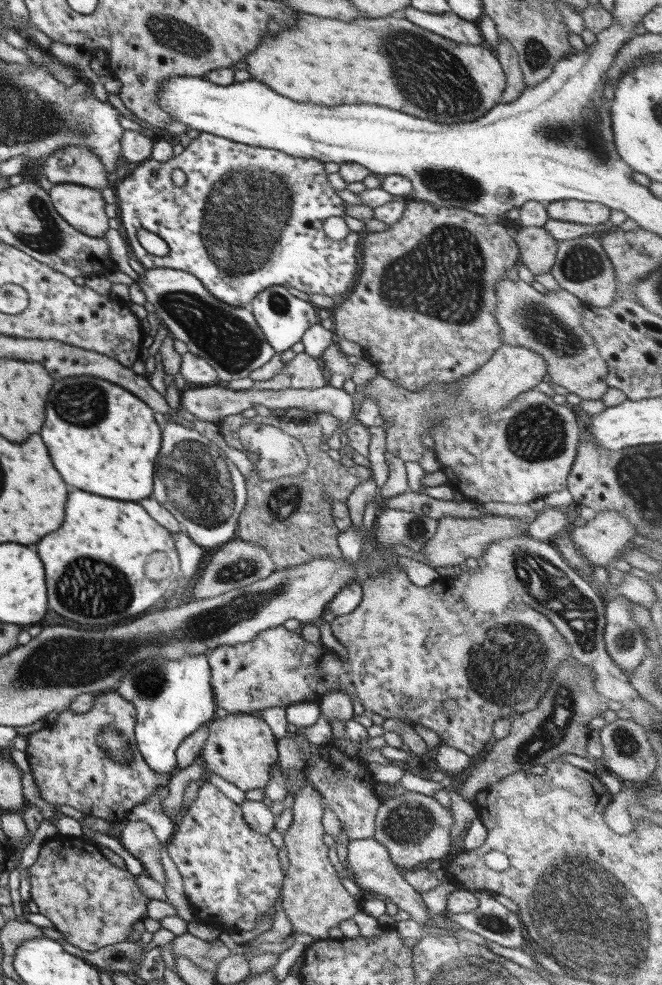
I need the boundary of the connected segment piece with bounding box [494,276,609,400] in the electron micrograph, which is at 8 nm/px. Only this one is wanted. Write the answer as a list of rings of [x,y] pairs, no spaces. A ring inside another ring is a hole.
[[[504,276],[496,283],[496,323],[501,330],[501,342],[529,348],[544,357],[552,383],[563,386],[584,400],[601,400],[609,389],[609,367],[601,355],[593,336],[582,328],[586,304],[575,294],[564,290],[550,290],[543,294],[530,283]]]

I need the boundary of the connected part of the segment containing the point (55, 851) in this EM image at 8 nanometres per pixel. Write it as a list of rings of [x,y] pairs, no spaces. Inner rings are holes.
[[[56,836],[49,840],[46,840],[39,850],[38,858],[29,868],[30,871],[30,883],[31,883],[31,900],[35,902],[39,908],[39,912],[44,917],[50,919],[54,928],[60,931],[64,941],[68,941],[70,944],[76,946],[80,950],[86,952],[96,952],[104,946],[110,946],[111,944],[118,944],[119,942],[127,941],[128,935],[132,932],[132,927],[136,922],[143,921],[146,917],[146,906],[150,902],[151,898],[144,894],[144,891],[140,888],[137,878],[132,875],[128,869],[124,870],[117,865],[112,864],[104,854],[98,849],[98,845],[91,842],[87,837],[62,837]]]

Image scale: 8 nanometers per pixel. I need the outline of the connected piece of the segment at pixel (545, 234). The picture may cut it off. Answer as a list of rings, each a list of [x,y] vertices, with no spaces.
[[[544,227],[508,228],[519,249],[519,264],[528,266],[534,274],[551,272],[559,242]]]

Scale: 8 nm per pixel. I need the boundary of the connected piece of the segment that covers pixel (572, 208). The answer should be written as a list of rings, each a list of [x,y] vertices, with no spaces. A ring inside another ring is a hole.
[[[564,200],[546,204],[549,219],[596,226],[609,221],[610,209],[599,203]]]

